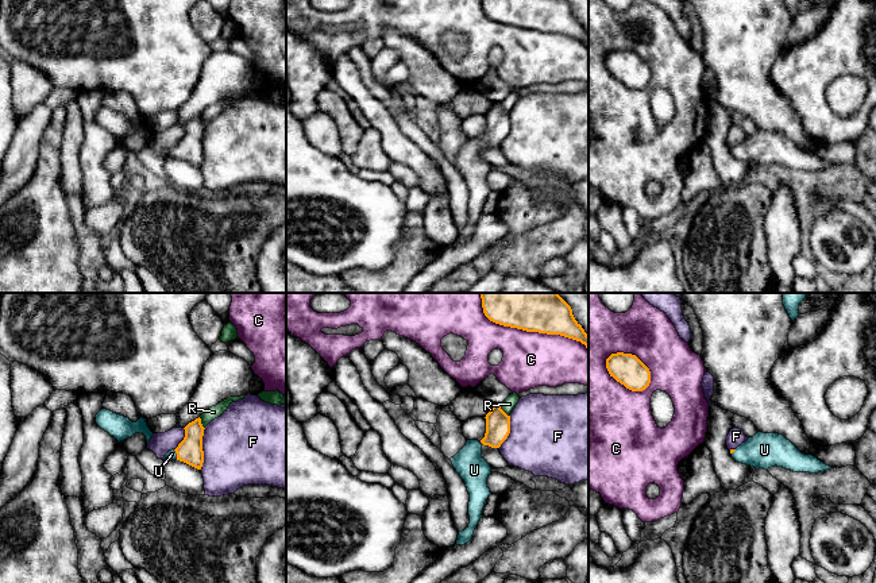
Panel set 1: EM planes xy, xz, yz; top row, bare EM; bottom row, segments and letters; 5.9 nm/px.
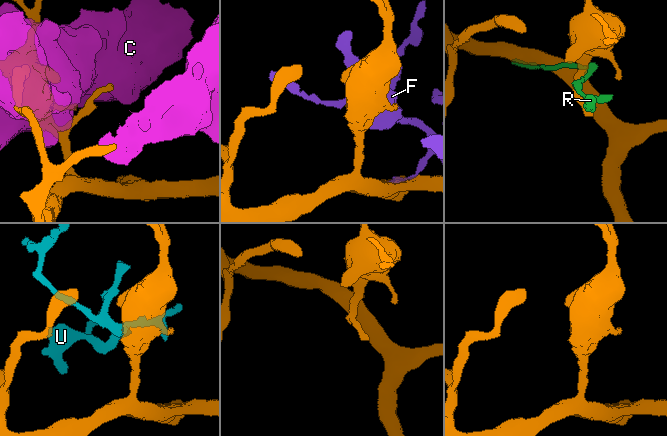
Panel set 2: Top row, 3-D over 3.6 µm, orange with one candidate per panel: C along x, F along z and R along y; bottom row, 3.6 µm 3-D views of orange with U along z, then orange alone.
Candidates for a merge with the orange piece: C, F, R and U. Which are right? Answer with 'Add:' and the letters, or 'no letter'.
Add: U

